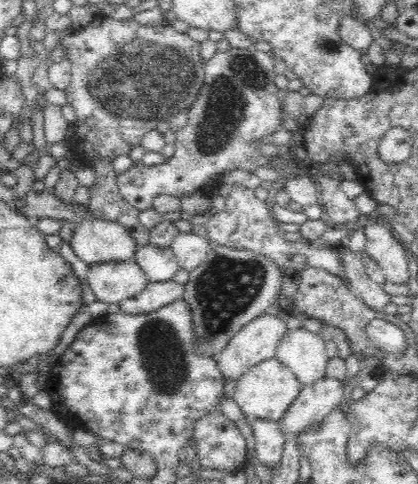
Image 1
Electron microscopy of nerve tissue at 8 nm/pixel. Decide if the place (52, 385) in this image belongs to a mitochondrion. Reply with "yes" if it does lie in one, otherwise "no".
no

